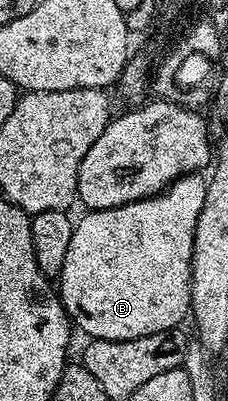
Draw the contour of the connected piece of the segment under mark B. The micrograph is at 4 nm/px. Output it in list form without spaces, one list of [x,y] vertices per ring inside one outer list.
[[[188,173],[158,193],[156,197],[146,197],[140,201],[134,201],[121,207],[112,209],[93,209],[84,212],[80,221],[74,222],[75,230],[73,239],[69,239],[69,251],[65,254],[65,267],[61,267],[57,278],[57,292],[63,301],[63,306],[68,317],[83,333],[88,333],[88,338],[100,341],[124,341],[125,339],[141,339],[145,335],[157,335],[170,329],[179,329],[183,320],[188,320],[191,312],[191,260],[193,259],[193,243],[197,231],[197,219],[201,215],[201,207],[205,207],[205,195],[207,194],[207,181],[199,173]]]

